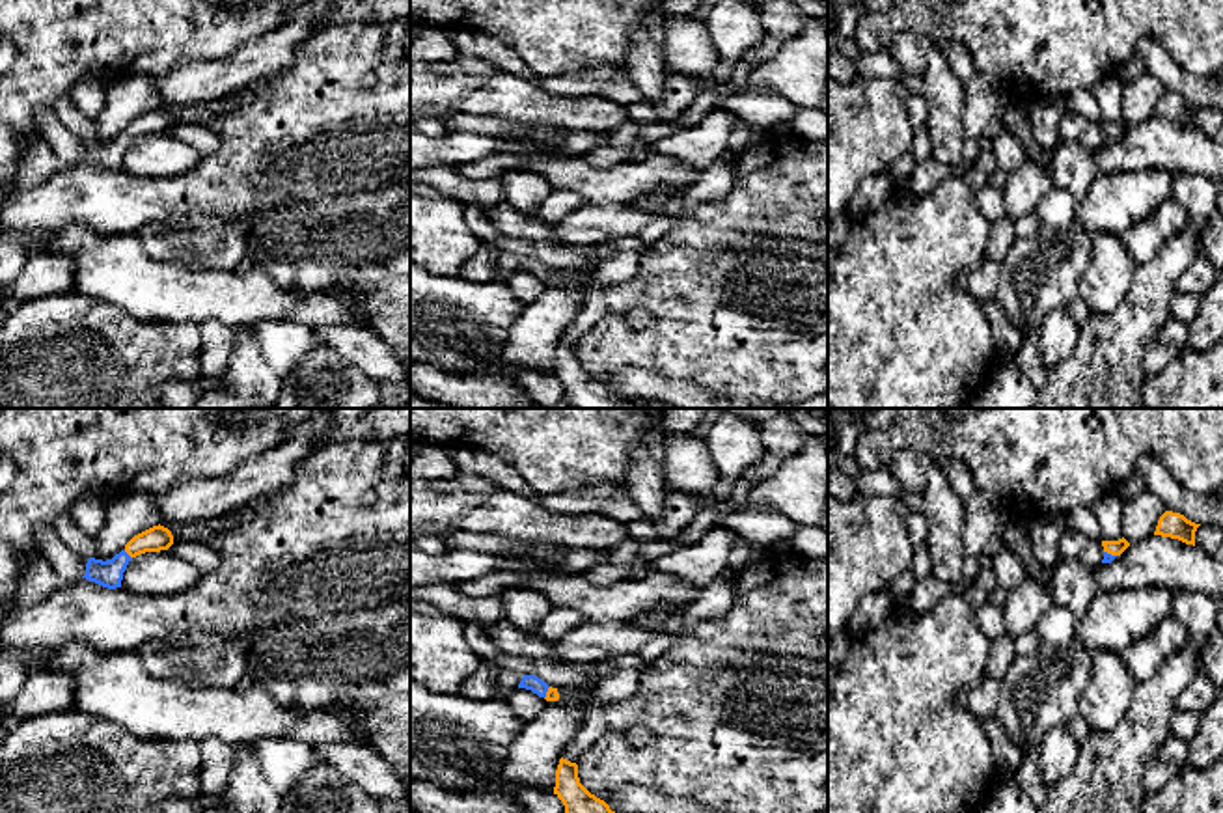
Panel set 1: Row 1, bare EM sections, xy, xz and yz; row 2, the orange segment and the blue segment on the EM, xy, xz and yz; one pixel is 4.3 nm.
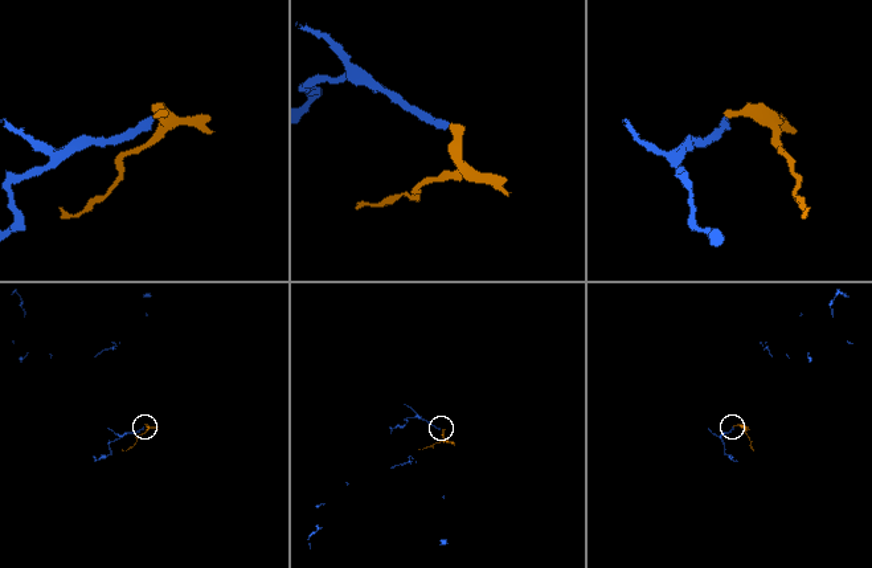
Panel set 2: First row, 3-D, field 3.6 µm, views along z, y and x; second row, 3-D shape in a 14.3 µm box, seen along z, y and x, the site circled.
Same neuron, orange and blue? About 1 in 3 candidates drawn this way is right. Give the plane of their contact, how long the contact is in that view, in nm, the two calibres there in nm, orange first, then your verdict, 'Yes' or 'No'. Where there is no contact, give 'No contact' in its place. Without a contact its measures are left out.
Touches orange in xy. Shared border 50 nm. Thickness 110 nm (orange) against 120 nm. Yes

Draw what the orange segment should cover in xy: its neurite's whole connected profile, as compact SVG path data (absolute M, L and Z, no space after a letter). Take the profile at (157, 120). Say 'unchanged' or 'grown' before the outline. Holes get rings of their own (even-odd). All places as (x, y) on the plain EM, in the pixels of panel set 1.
grown; M153 108L138 117L134 117L125 131L112 142L89 140L86 145L86 157L82 160L95 164L103 170L116 172L121 170L123 155L129 144L145 134L168 132L173 127L173 117L164 108Z

